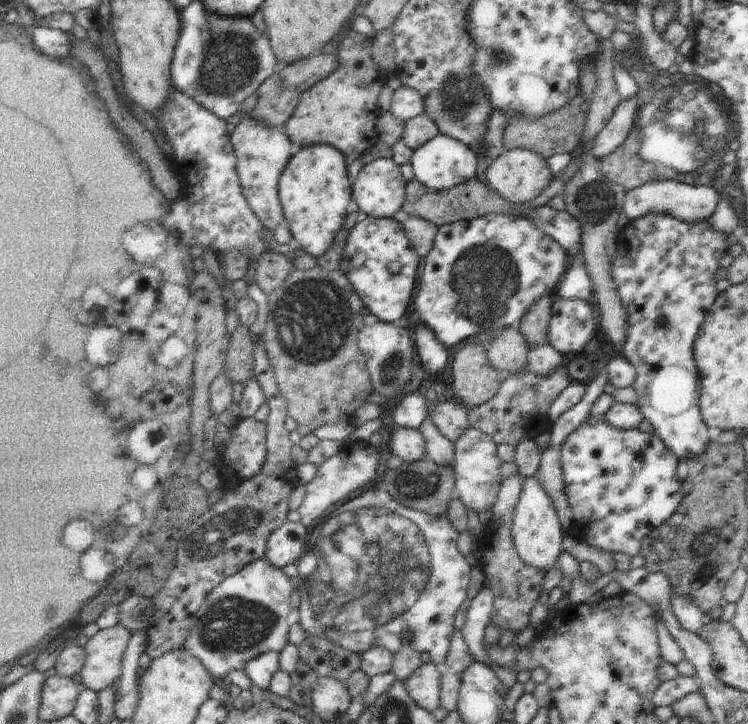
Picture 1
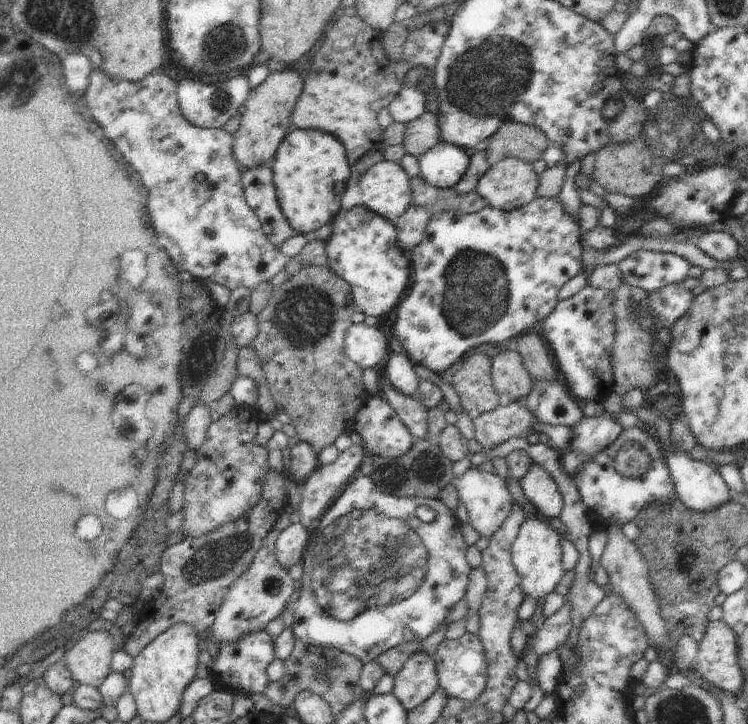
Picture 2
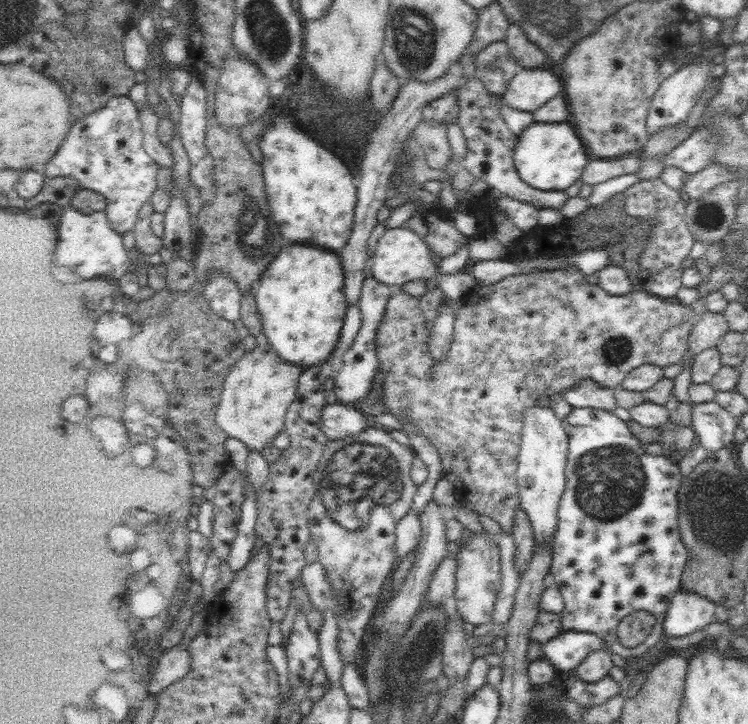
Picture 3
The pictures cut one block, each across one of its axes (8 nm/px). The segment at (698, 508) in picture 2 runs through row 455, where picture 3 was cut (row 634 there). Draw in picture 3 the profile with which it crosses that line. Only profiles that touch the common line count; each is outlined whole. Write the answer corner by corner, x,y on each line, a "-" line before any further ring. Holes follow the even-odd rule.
682,586
669,602
663,624
668,636
686,636
716,622
717,604
698,593
682,589

